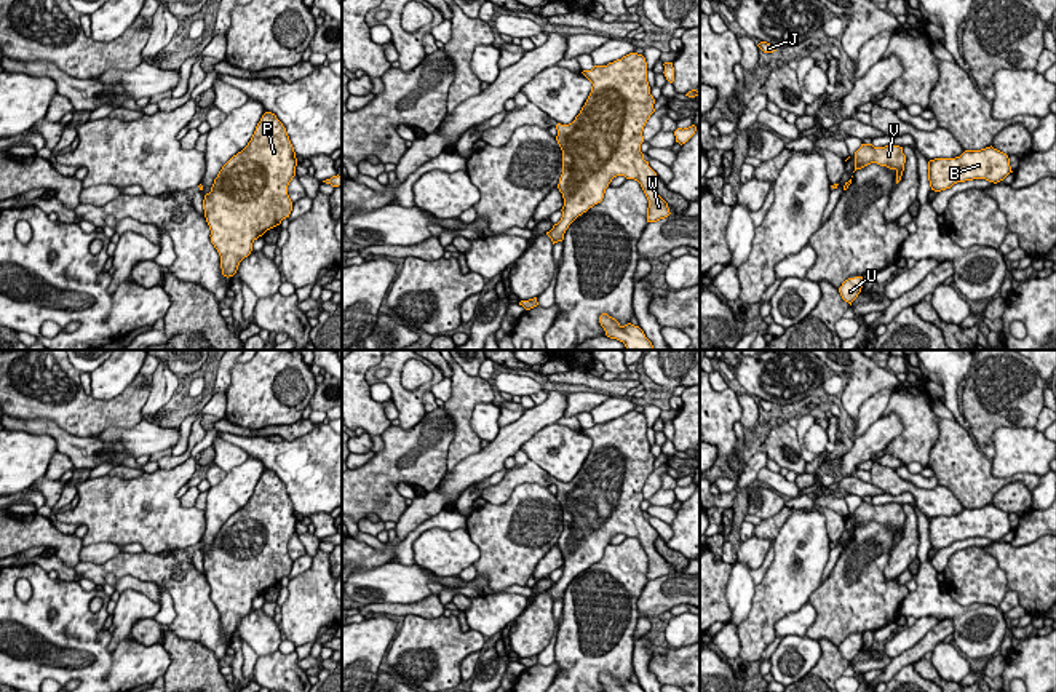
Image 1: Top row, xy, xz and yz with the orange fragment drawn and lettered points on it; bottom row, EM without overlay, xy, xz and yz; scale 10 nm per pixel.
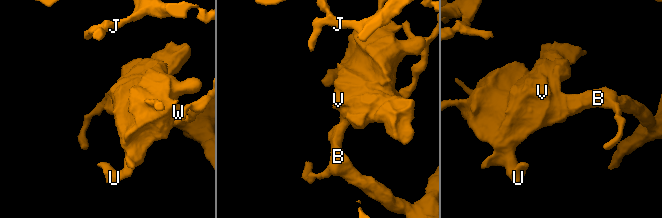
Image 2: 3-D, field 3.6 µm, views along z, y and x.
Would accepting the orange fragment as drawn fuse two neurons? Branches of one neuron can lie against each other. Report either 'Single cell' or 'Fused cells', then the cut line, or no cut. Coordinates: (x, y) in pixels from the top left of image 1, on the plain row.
Single cell. No split

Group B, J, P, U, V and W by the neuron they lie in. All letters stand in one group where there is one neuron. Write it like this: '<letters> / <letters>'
B J P U V W

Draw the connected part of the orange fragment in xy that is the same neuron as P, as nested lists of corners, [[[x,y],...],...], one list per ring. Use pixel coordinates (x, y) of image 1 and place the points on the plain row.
[[[265,470],[248,503],[219,529],[203,567],[224,634],[233,634],[252,601],[292,569],[288,543],[297,516],[286,486]]]

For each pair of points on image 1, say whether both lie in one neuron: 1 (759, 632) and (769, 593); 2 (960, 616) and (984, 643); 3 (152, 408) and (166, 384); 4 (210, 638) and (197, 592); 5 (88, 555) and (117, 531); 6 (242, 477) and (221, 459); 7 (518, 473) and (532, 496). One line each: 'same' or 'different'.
1: same
2: same
3: same
4: same
5: different
6: different
7: different

